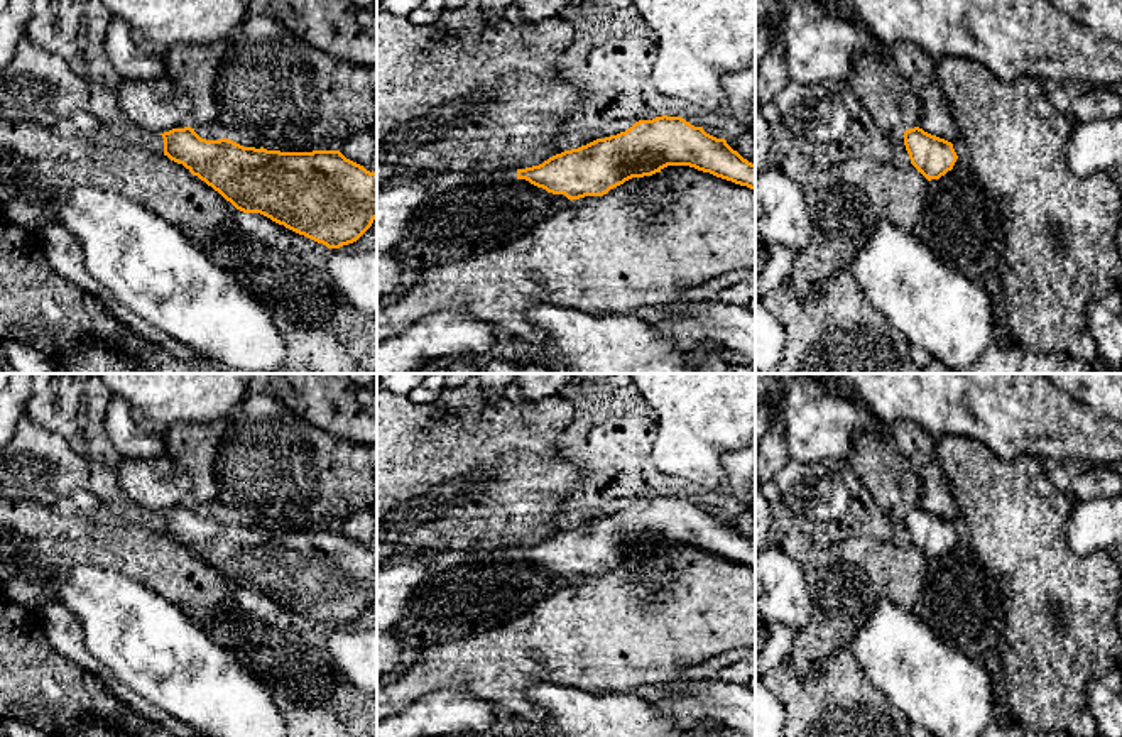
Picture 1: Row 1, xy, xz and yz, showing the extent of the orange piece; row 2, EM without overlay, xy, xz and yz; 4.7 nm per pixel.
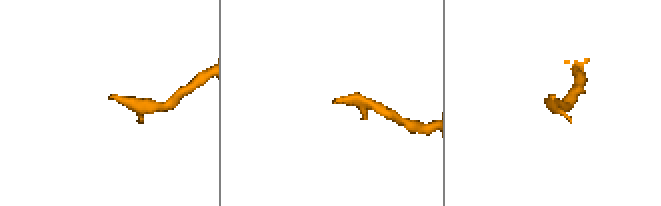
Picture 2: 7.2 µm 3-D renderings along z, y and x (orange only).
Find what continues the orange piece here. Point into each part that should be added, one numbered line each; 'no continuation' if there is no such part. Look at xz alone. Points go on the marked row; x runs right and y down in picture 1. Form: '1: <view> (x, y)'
1: xz (440, 180)

